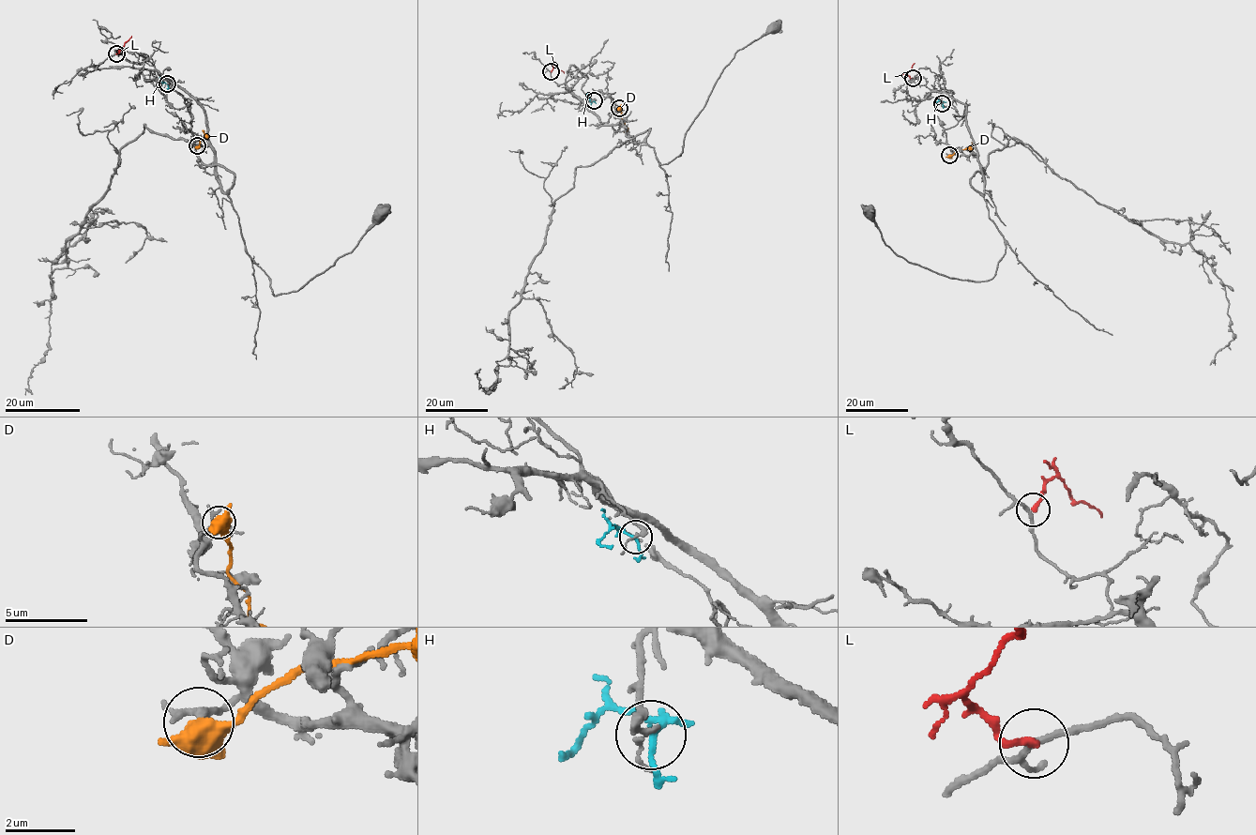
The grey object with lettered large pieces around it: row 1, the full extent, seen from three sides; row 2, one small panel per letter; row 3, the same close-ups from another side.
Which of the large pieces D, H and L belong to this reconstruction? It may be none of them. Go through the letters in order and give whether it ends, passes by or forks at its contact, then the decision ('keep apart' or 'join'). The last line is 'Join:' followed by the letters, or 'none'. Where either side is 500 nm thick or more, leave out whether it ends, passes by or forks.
D: keep apart
H: it passes by | keep apart
L: it ends | keep apart
Join: none

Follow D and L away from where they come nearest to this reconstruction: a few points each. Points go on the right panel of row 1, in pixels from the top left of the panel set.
D: (949, 155), (972, 146), (972, 142)
L: (913, 78), (907, 73), (915, 63)

